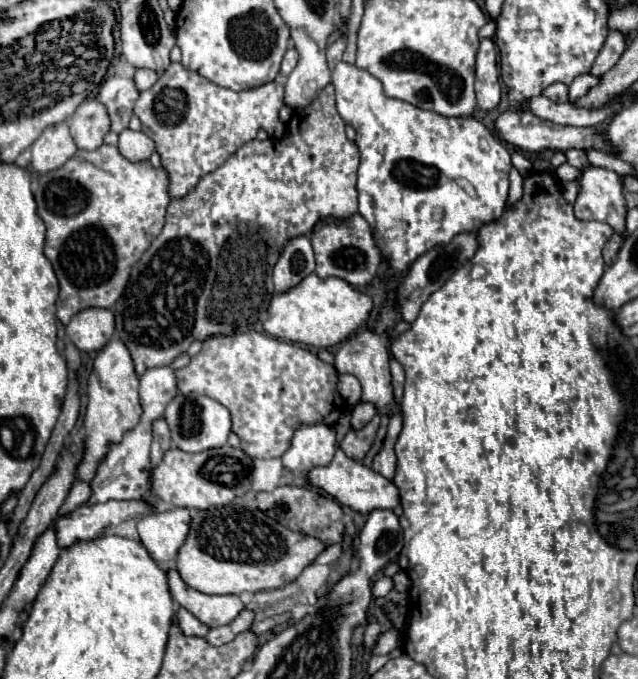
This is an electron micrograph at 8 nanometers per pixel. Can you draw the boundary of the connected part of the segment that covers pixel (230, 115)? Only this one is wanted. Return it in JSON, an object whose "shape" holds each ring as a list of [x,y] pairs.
{"shape":[[[170,63],[170,67],[160,75],[158,83],[154,83],[154,87],[140,93],[140,99],[134,105],[134,115],[142,121],[142,133],[146,133],[156,143],[156,151],[162,157],[162,167],[168,171],[170,197],[182,199],[198,185],[198,181],[204,175],[216,171],[244,143],[256,139],[258,129],[274,131],[274,137],[282,139],[282,135],[286,133],[286,127],[278,117],[282,107],[284,107],[284,87],[278,85],[276,81],[236,93],[218,87],[216,83],[200,77],[194,71],[188,71],[182,63]]]}

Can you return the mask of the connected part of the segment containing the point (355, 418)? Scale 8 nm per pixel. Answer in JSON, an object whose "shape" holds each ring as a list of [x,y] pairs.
{"shape":[[[358,403],[354,409],[352,409],[352,429],[358,429],[358,427],[364,427],[372,417],[376,415],[376,405],[374,403]]]}

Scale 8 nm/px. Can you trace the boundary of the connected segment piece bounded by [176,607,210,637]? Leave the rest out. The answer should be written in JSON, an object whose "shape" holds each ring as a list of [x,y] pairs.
{"shape":[[[178,607],[178,611],[176,611],[176,621],[178,621],[180,629],[184,631],[184,635],[204,637],[204,635],[210,631],[202,621],[198,621],[192,613],[188,613],[188,611],[182,609],[182,607]]]}

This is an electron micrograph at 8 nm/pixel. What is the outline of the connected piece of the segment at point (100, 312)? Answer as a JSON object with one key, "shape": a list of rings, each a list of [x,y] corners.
{"shape":[[[82,309],[66,327],[68,339],[80,351],[100,351],[114,335],[114,313],[110,309]]]}

